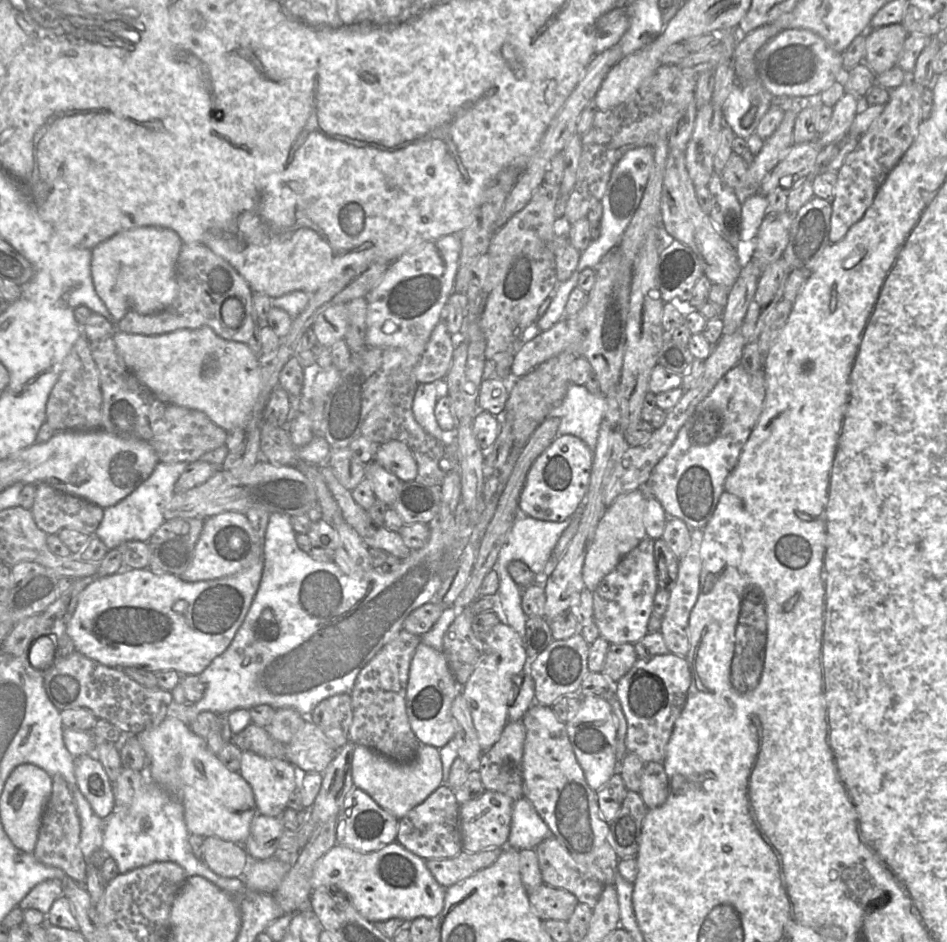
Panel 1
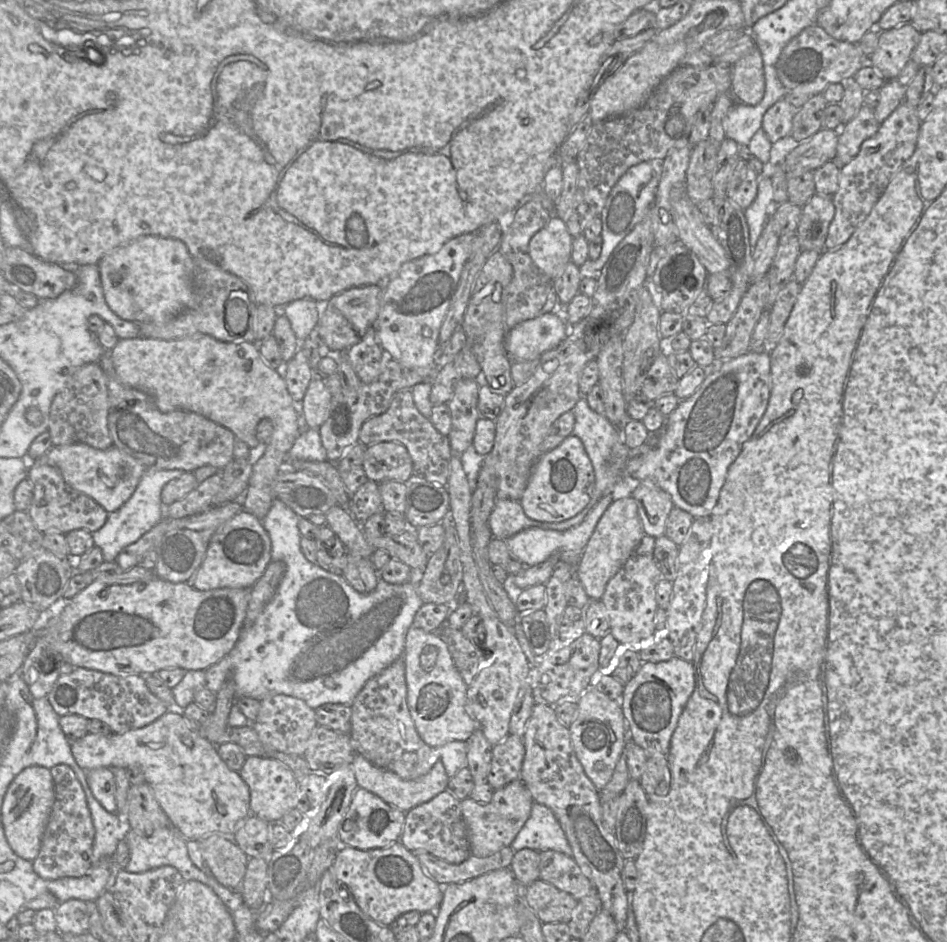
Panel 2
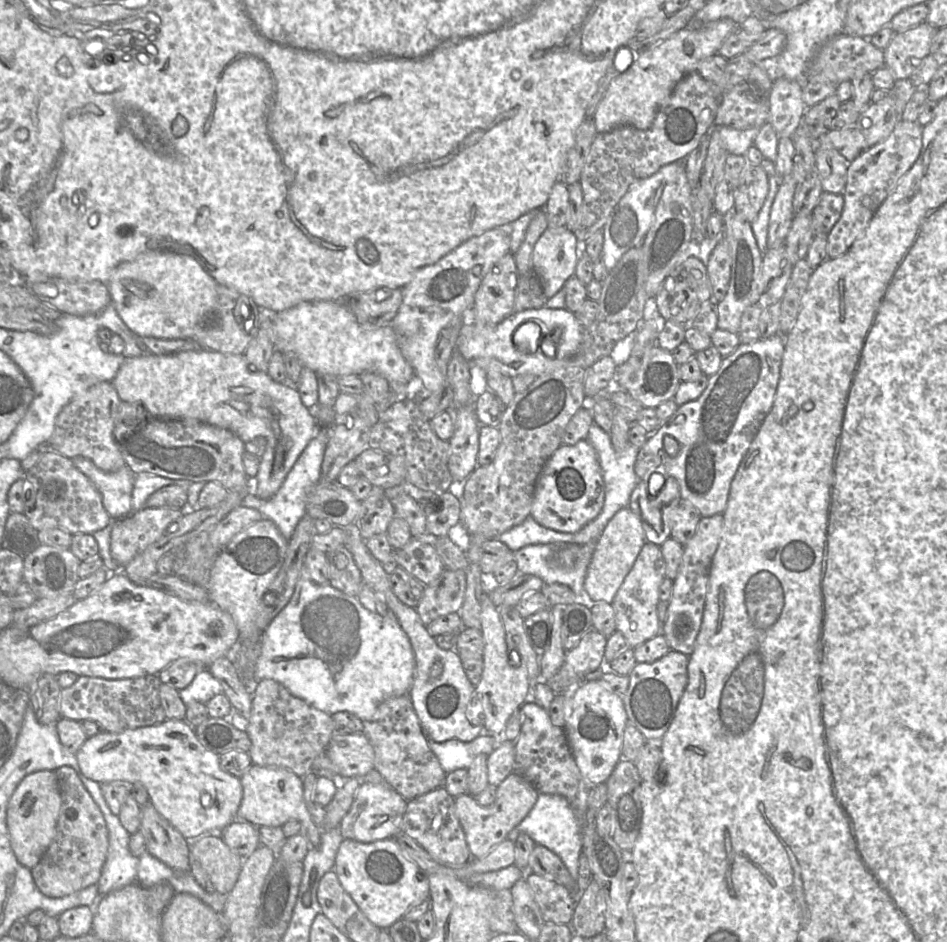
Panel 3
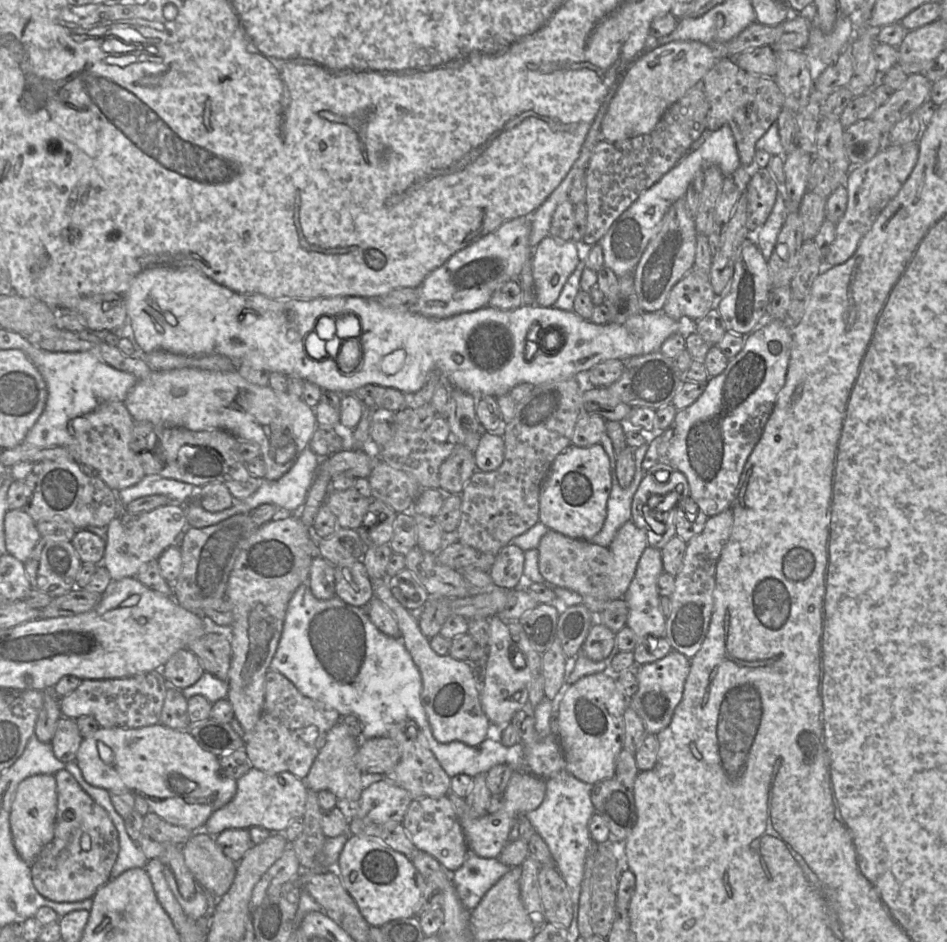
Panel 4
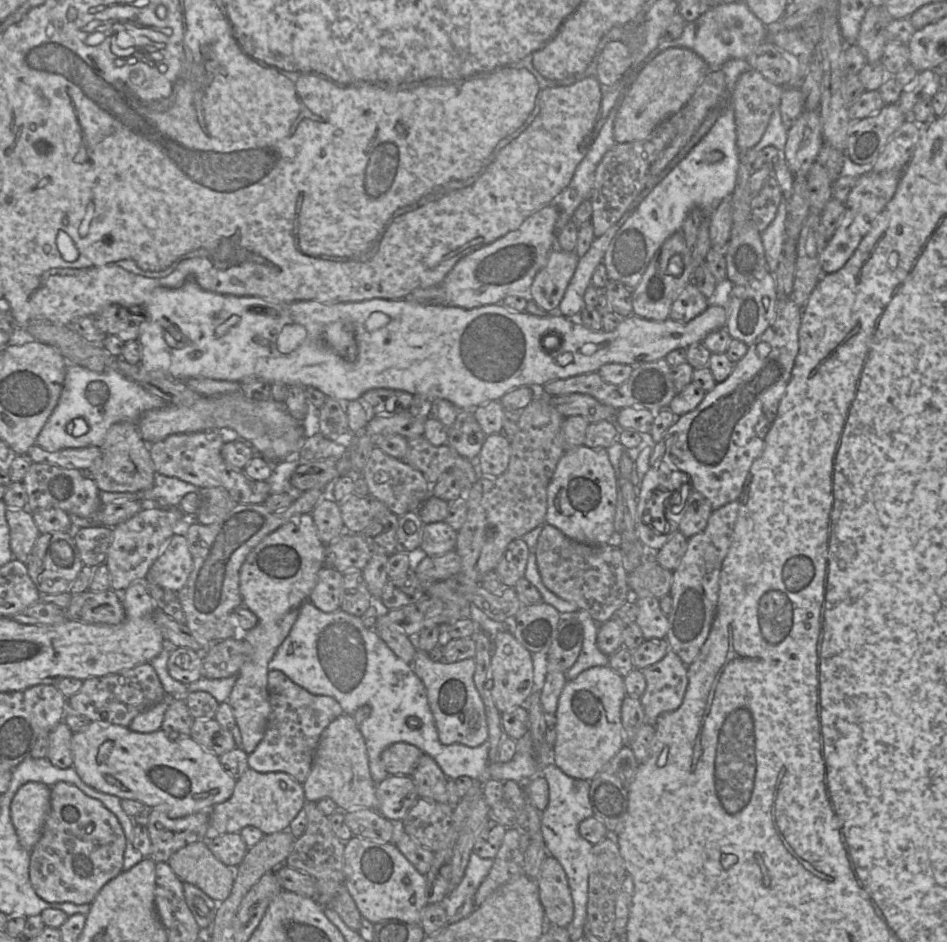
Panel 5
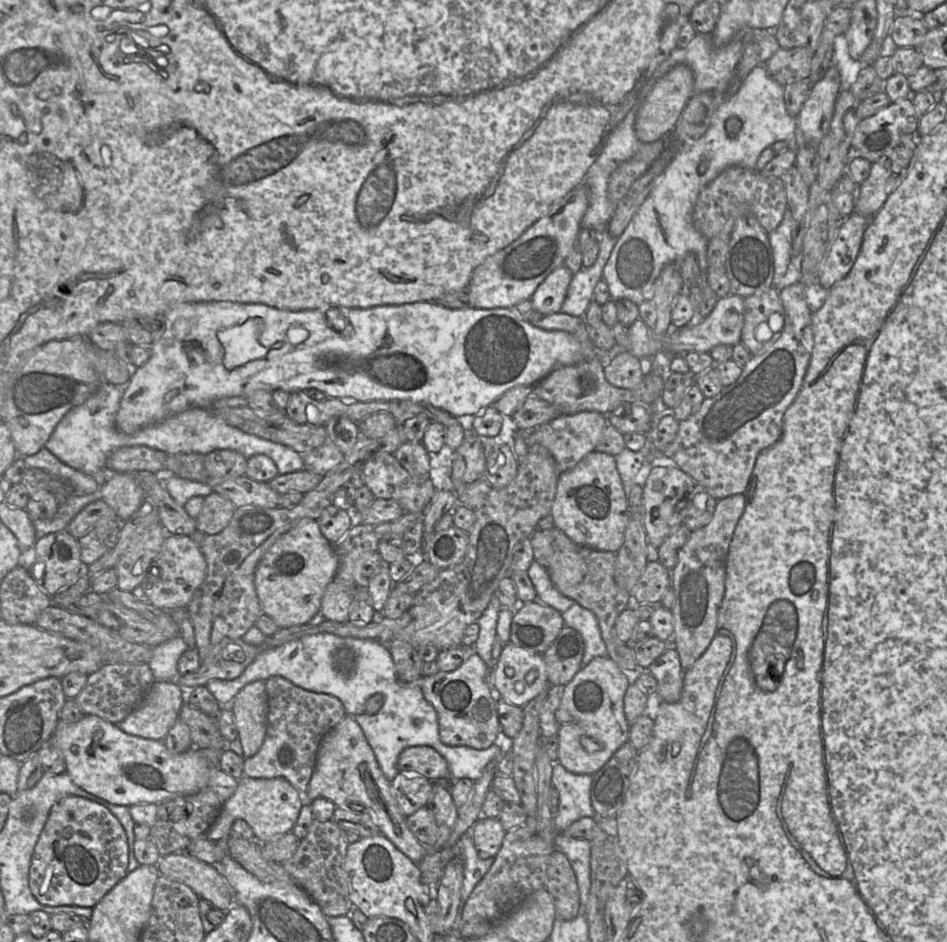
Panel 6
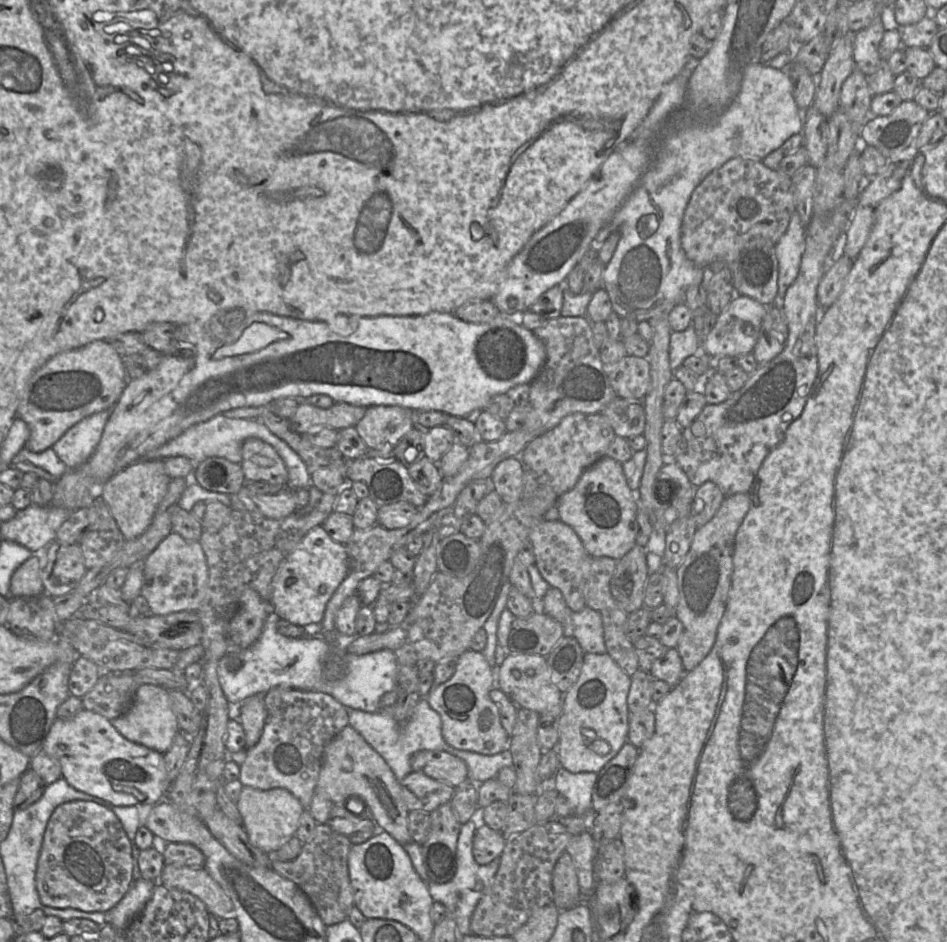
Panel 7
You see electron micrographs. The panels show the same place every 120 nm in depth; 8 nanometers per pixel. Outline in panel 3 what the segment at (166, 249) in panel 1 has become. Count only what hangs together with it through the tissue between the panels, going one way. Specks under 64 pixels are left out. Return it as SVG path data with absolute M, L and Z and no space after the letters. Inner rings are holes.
M149 250L120 263L106 285L119 317L142 337L191 339L217 303L217 282L194 257L172 251Z

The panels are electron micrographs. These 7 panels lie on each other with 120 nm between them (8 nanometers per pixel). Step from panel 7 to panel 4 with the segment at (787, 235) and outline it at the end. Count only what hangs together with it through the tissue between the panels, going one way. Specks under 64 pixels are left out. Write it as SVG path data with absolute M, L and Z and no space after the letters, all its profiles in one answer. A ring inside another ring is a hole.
M776 179L775 182L777 186L776 202L770 215L762 226L758 227L754 231L750 231L754 243L757 245L766 261L769 260L773 252L778 234L784 224L787 214L784 199L781 194L779 194L778 188L778 185L782 183Z

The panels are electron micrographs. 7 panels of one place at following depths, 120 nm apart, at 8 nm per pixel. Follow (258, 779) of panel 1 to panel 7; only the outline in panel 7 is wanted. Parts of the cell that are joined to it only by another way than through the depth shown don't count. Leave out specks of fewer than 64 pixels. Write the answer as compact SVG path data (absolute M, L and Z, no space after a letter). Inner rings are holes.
M243 786L236 806L241 814L243 828L249 841L269 855L273 855L287 839L296 835L305 809L285 788L258 790L249 786Z

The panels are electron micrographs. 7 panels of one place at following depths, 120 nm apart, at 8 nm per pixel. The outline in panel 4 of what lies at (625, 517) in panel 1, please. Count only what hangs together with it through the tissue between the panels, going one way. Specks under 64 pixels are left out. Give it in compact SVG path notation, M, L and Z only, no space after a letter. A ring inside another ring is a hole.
M633 521L626 522L618 530L609 546L609 577L606 577L606 588L611 600L623 598L647 546L645 532L635 526Z

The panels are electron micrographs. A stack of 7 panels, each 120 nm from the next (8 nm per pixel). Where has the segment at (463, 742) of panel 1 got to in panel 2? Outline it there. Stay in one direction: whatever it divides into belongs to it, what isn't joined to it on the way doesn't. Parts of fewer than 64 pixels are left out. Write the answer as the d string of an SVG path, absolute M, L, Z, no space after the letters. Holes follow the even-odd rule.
M477 728L466 740L466 766L476 783L487 782L486 777L491 762L492 745L485 738L482 730Z

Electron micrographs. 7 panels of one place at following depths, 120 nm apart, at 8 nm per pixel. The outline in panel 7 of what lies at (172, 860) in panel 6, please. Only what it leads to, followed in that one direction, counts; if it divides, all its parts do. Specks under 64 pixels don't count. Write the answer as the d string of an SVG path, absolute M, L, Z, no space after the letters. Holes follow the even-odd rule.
M165 864L159 883L198 897L217 919L232 917L234 905L221 885L204 868Z

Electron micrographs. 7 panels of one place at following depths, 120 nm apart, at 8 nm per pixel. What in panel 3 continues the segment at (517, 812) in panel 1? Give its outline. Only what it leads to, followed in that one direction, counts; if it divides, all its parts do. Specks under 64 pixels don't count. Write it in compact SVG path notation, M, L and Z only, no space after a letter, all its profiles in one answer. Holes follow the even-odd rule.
M540 793L532 810L519 825L508 833L507 839L516 842L521 832L529 835L536 844L543 845L558 855L571 877L577 881L579 856L582 852L582 824L581 819L564 796Z

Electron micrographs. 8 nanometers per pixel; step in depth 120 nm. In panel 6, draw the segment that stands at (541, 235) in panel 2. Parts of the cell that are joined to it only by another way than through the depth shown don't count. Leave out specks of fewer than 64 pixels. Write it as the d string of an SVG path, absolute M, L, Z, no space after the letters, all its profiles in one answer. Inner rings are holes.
M564 264L552 271L530 299L534 310L542 314L560 312L572 277L573 274Z

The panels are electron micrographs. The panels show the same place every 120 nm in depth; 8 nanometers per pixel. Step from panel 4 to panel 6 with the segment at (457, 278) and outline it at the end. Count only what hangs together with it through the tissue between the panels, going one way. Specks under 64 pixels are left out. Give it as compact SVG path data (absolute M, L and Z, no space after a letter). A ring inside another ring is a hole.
M582 183L557 200L549 212L527 228L518 239L488 256L473 271L466 289L470 307L514 309L521 301L530 300L545 278L564 264L576 245L587 208L588 190Z

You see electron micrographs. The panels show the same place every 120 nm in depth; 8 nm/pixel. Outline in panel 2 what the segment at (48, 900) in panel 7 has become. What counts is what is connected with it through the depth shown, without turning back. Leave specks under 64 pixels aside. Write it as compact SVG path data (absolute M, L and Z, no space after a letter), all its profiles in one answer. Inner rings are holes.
M59 764L49 769L54 782L55 799L41 839L40 850L32 861L38 876L46 880L81 877L92 867L95 829L85 793L74 771Z

